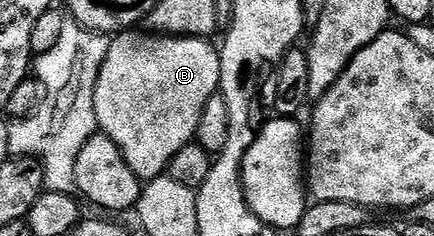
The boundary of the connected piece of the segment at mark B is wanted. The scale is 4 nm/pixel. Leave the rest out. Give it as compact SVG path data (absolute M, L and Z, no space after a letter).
M124 30L112 39L109 46L109 54L105 54L105 62L101 62L101 70L97 74L97 86L95 87L95 113L99 123L98 131L104 136L113 138L125 158L129 162L129 170L139 176L140 181L155 180L166 173L168 166L173 162L177 153L186 144L195 140L195 131L201 122L201 110L205 110L205 102L219 92L219 53L220 49L211 45L212 41L197 36L168 36L166 34L148 34L143 30Z

